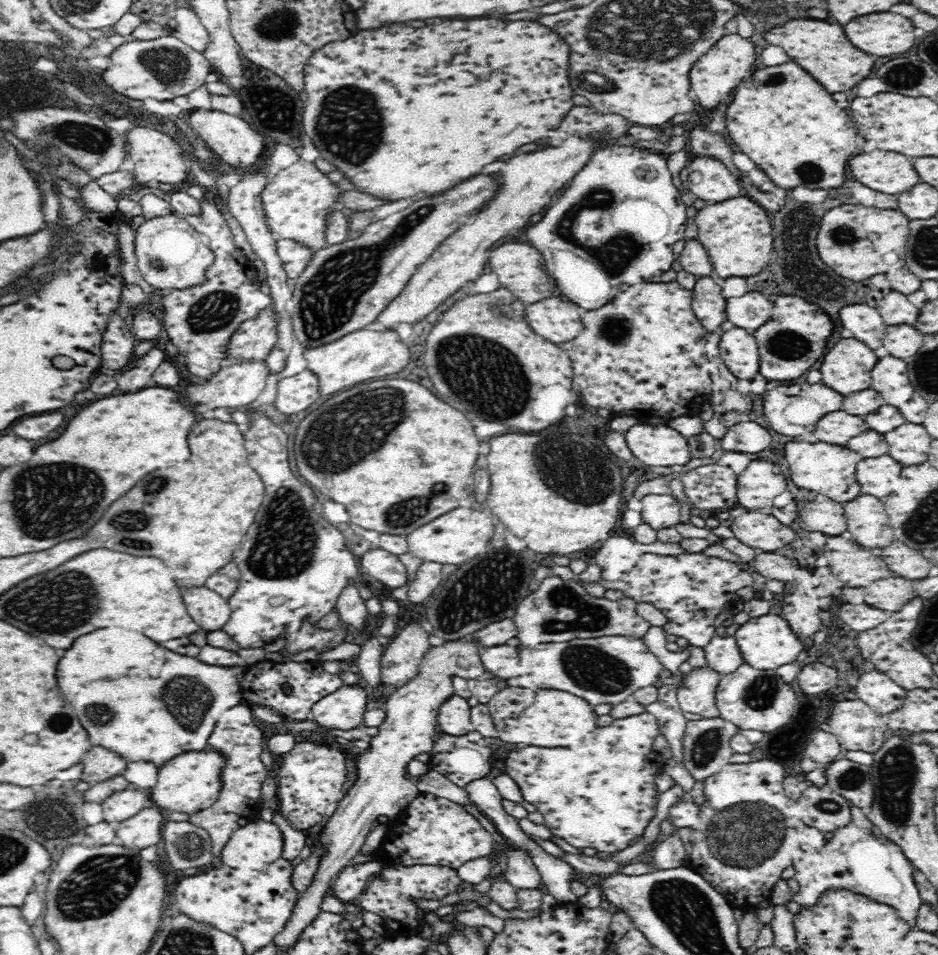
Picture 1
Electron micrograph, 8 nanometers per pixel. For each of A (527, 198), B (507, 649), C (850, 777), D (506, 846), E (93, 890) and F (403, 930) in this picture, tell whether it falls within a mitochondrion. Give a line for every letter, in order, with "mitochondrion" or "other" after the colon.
A: other
B: other
C: mitochondrion
D: other
E: mitochondrion
F: other

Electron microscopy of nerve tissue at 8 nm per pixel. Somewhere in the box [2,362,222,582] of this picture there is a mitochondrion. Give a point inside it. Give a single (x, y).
(50, 500)

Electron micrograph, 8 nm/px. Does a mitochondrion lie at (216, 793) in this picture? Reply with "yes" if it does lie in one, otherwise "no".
no

